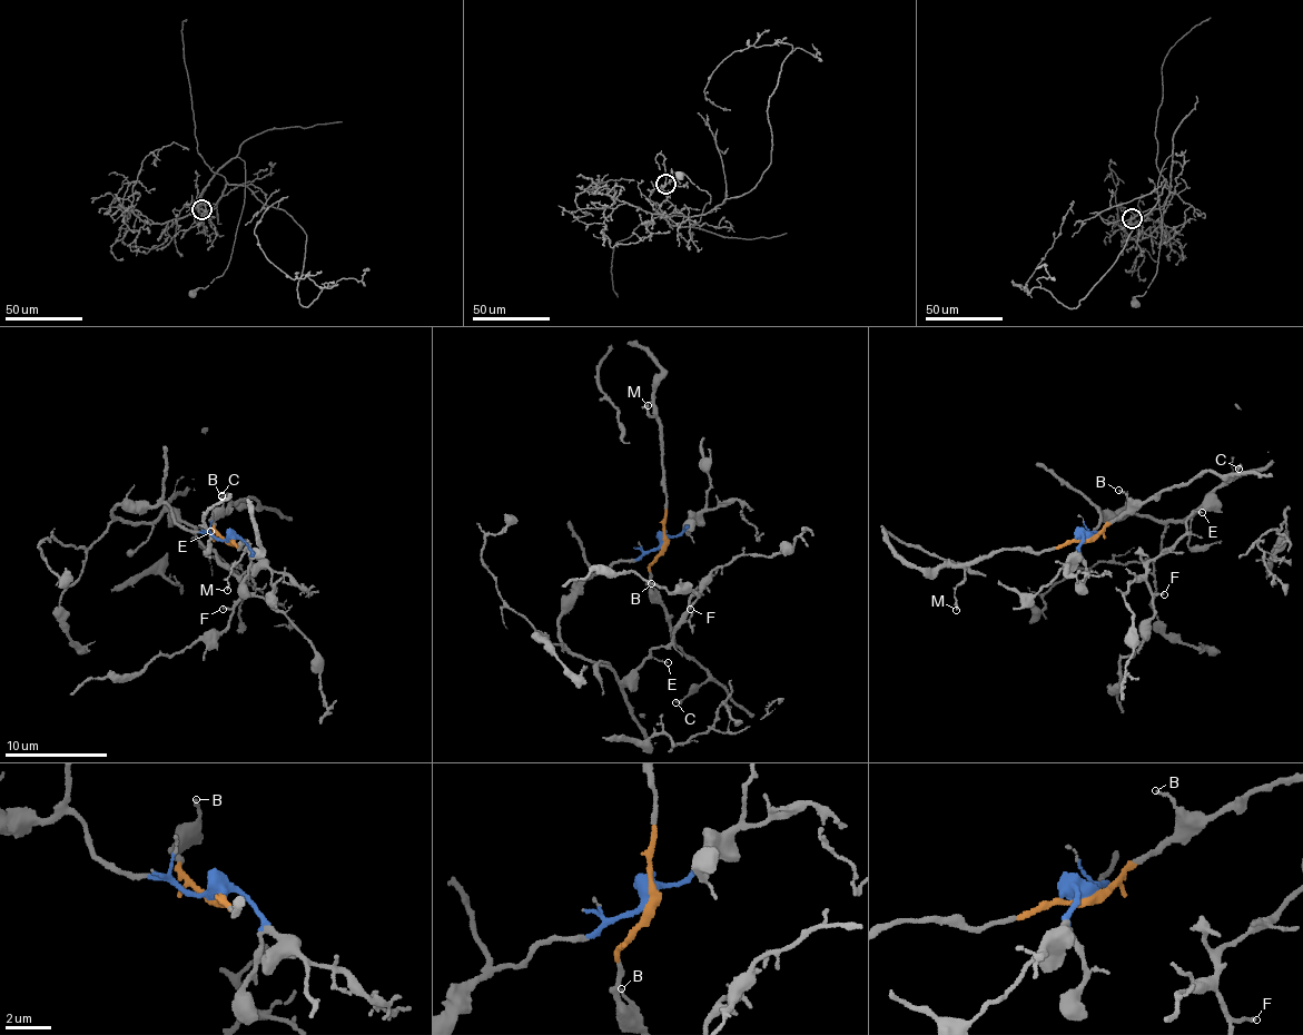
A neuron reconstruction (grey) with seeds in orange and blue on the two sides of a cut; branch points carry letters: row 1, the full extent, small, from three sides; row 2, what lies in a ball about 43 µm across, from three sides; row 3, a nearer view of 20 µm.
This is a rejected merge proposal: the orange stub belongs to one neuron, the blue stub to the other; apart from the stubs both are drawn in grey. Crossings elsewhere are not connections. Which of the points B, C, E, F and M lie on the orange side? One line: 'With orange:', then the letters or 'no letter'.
With orange: B, C, M

